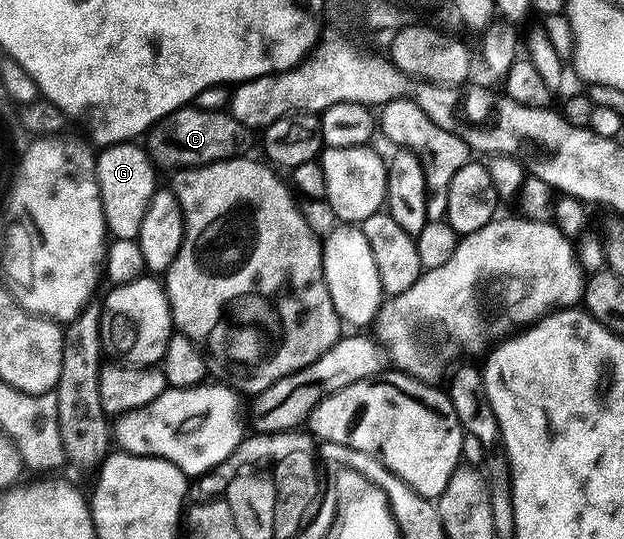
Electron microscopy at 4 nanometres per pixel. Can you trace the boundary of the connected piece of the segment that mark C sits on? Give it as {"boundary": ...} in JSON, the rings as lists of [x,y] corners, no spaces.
{"boundary":[[[192,104],[180,106],[165,118],[160,118],[147,131],[147,153],[158,167],[188,168],[210,166],[213,162],[226,163],[231,158],[245,156],[253,146],[254,131],[239,124],[235,116],[222,110],[200,110]]]}

